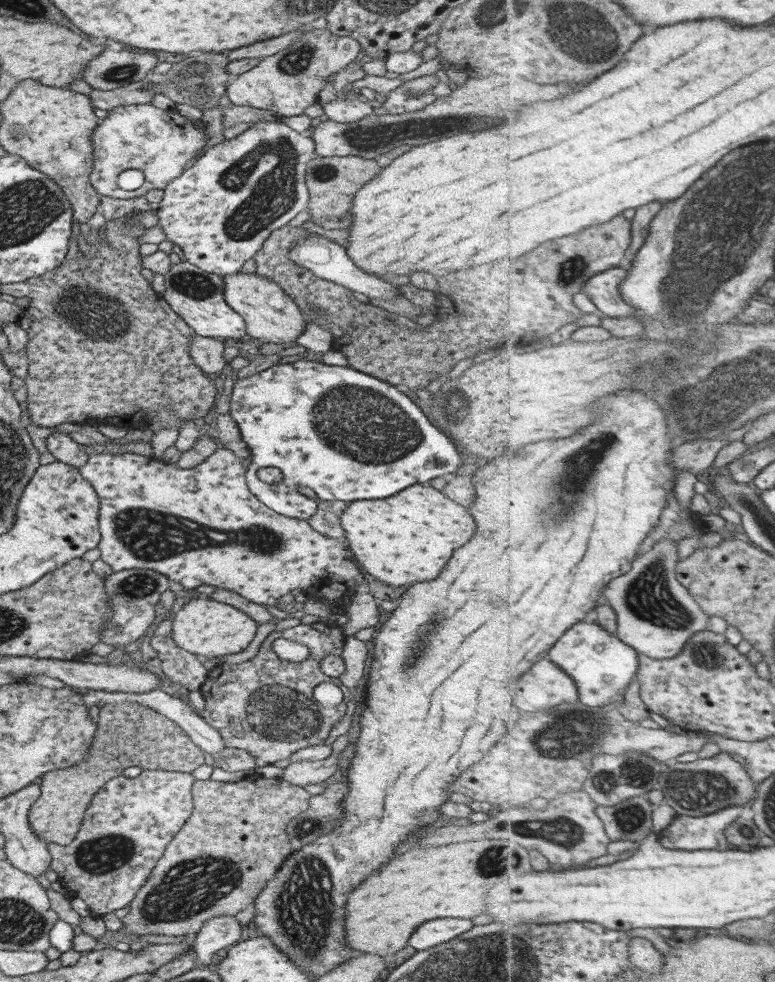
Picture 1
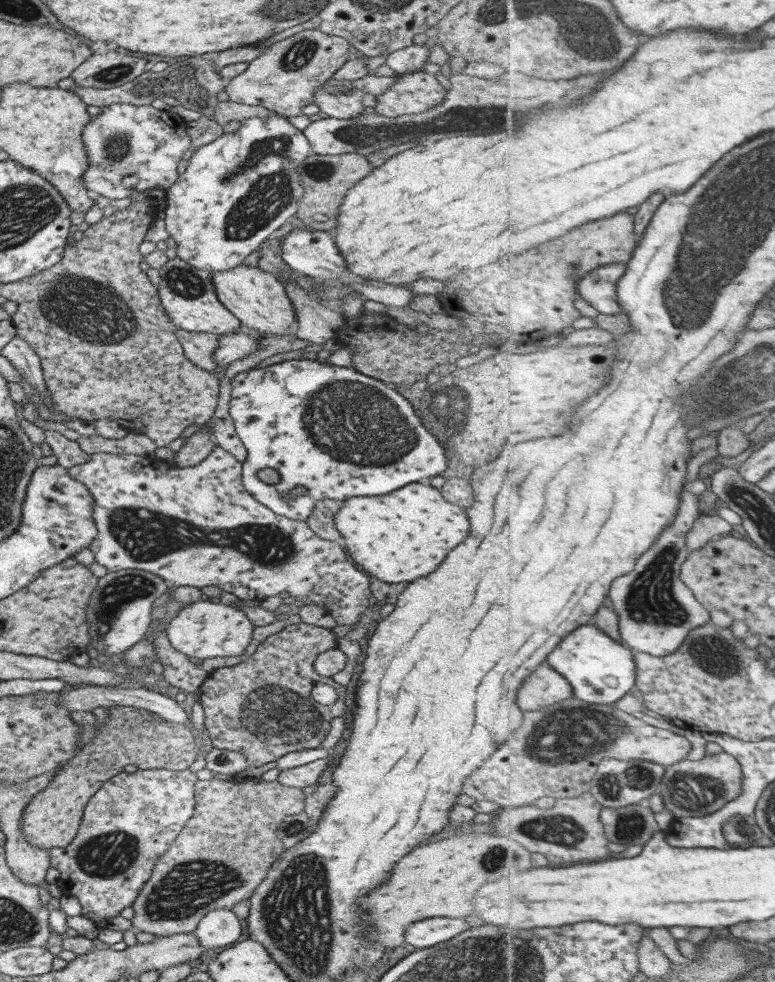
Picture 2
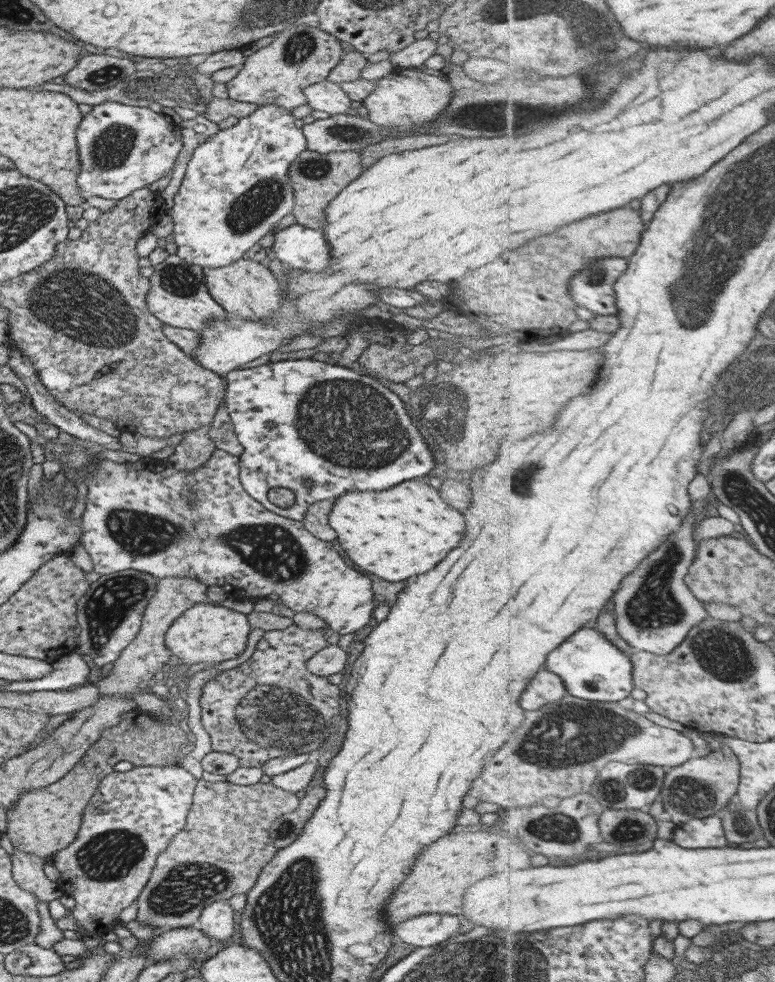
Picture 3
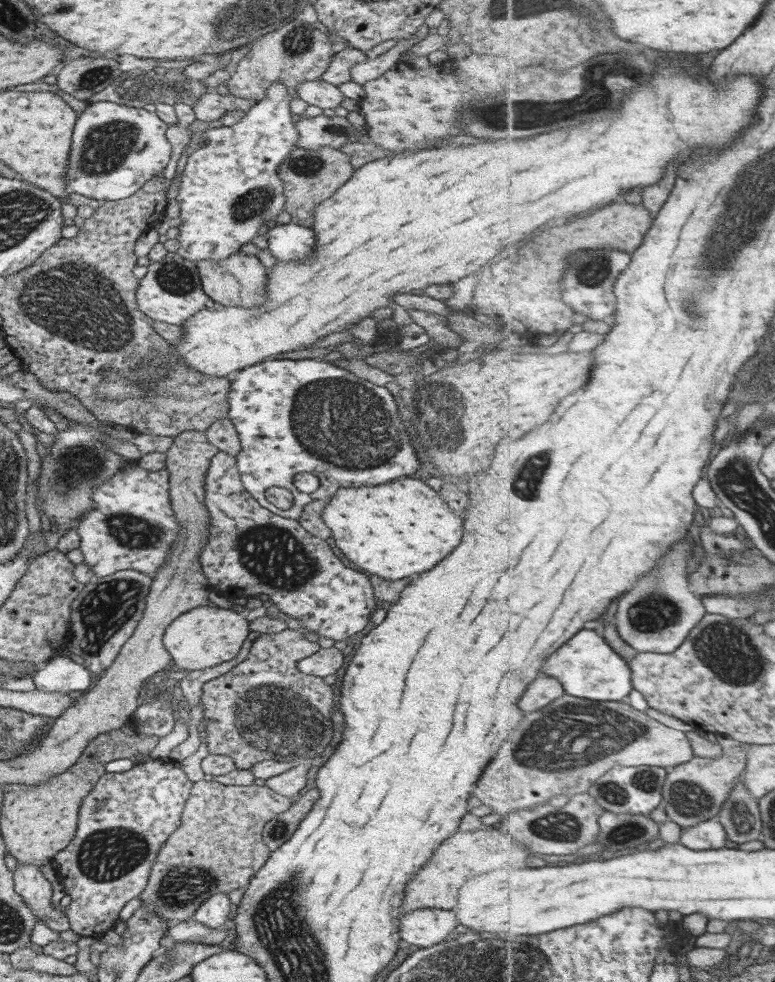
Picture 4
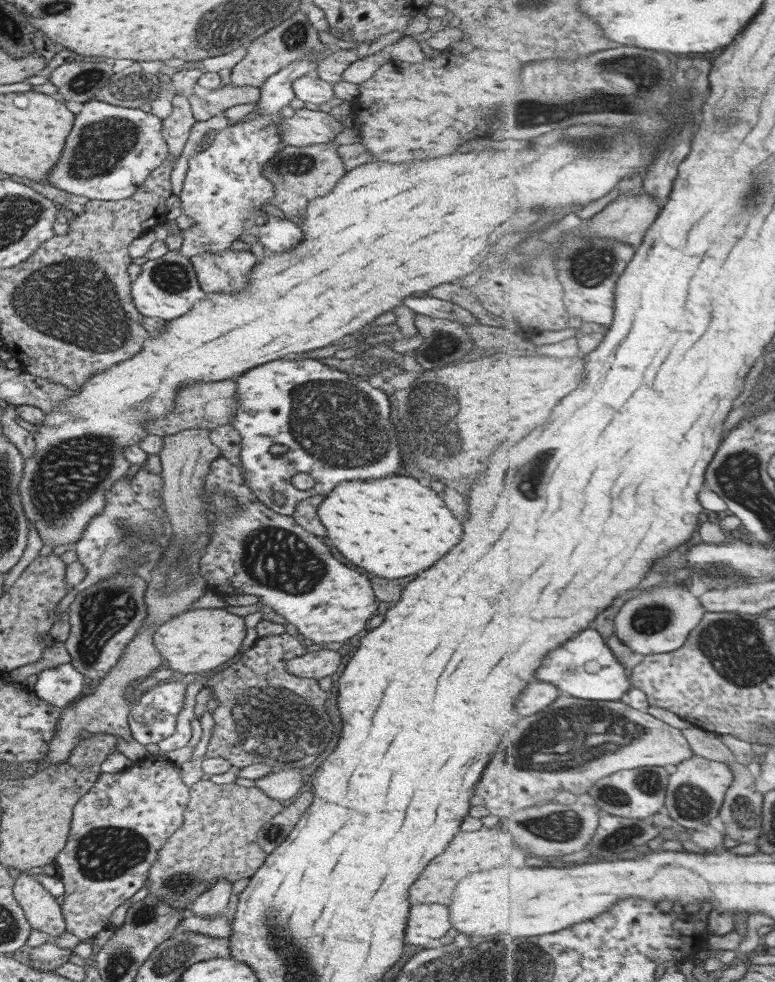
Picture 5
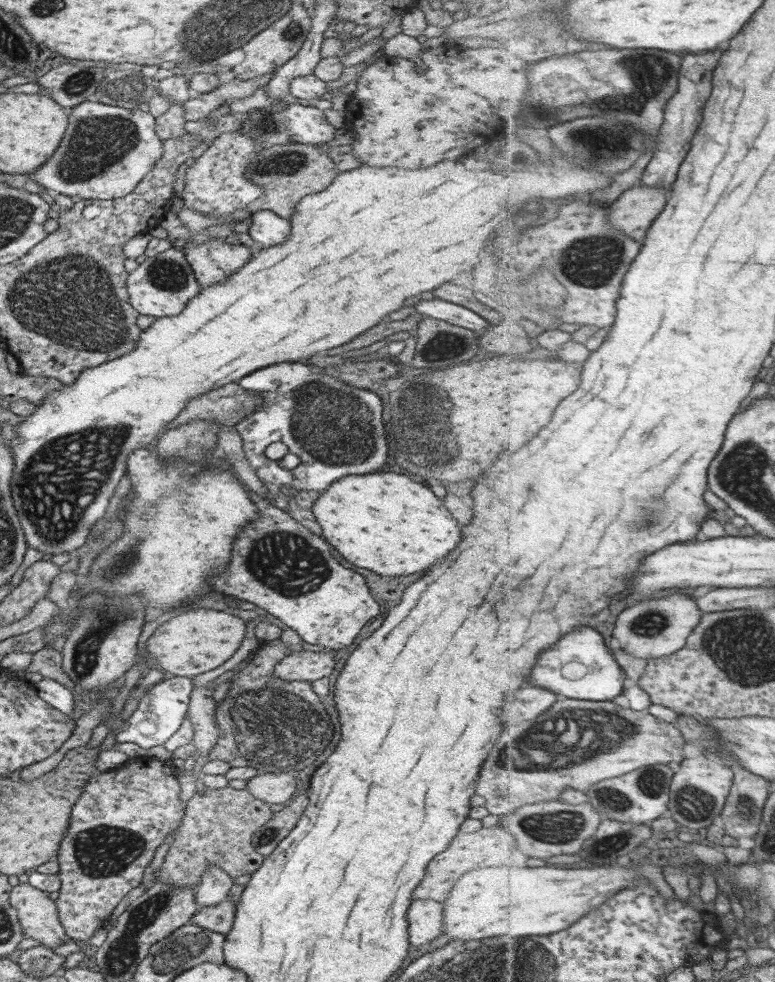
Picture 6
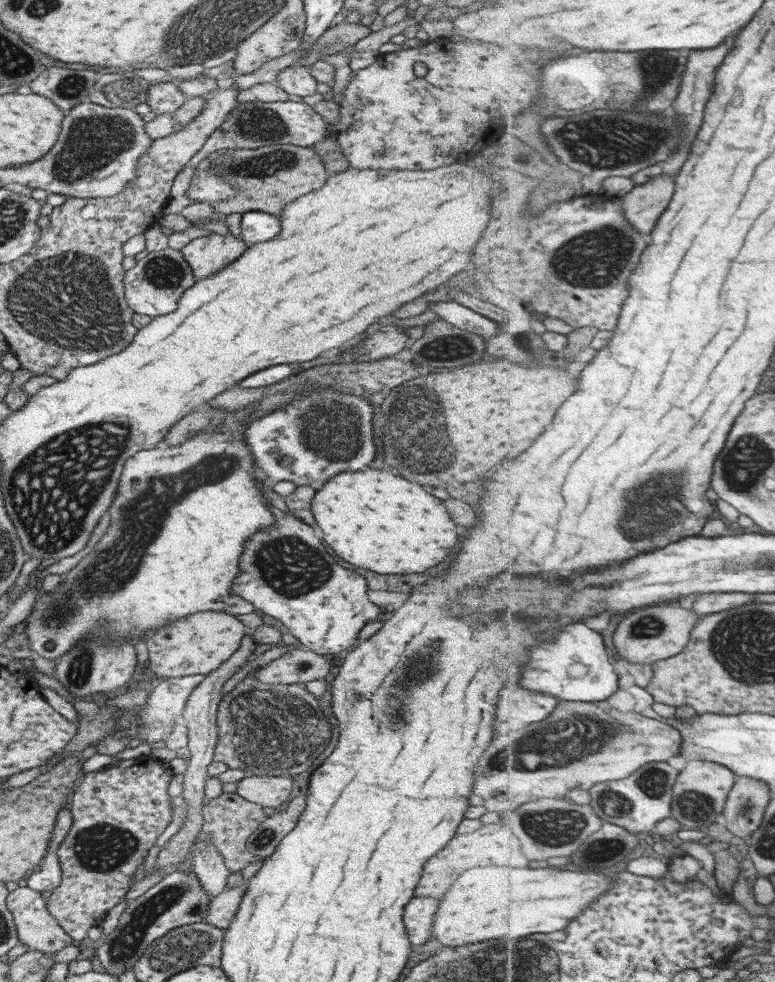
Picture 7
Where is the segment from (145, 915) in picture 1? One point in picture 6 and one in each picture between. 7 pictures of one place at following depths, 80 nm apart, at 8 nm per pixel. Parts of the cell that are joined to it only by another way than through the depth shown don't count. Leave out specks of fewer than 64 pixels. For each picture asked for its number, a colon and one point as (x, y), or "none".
2: (222, 854)
3: (219, 852)
4: (218, 847)
5: (218, 838)
6: (217, 828)

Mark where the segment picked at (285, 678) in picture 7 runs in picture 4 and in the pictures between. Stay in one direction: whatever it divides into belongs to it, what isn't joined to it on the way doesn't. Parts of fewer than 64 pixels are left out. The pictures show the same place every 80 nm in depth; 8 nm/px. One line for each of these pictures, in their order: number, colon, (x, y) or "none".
4: (326, 661)
5: (314, 665)
6: (308, 666)

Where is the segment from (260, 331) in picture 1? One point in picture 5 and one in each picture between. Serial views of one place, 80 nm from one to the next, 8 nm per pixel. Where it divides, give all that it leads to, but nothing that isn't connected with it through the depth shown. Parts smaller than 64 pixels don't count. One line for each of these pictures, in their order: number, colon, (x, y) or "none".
2: (257, 298)
3: (246, 288)
4: (238, 280)
5: (227, 270)

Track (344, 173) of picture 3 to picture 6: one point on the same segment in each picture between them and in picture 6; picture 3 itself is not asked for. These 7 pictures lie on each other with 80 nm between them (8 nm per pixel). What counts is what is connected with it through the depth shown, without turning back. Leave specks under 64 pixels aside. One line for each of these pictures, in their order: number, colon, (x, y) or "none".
4: (310, 176)
5: (299, 174)
6: (287, 173)

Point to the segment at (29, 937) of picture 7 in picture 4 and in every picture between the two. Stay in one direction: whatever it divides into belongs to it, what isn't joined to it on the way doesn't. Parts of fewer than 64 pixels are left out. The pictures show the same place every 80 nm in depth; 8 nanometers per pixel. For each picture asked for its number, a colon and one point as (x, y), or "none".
4: (35, 889)
5: (43, 913)
6: (38, 915)

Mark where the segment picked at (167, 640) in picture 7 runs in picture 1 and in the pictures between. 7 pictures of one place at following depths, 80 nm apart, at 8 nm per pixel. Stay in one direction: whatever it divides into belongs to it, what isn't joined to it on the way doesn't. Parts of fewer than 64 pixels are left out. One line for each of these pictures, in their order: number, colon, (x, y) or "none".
1: (207, 628)
2: (207, 628)
3: (206, 633)
4: (205, 636)
5: (201, 639)
6: (196, 641)

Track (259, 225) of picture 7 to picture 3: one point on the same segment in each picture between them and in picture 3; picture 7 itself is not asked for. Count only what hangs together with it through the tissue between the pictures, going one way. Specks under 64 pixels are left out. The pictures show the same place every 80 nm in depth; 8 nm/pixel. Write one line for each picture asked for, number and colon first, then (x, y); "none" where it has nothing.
3: (296, 246)
4: (291, 241)
5: (277, 235)
6: (265, 228)

